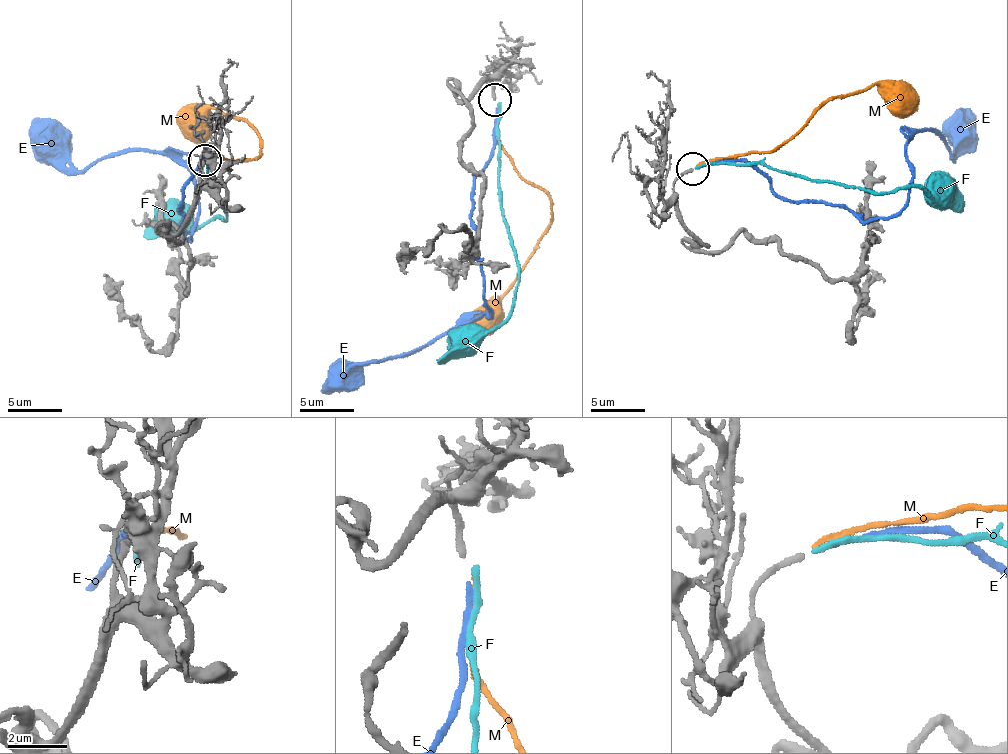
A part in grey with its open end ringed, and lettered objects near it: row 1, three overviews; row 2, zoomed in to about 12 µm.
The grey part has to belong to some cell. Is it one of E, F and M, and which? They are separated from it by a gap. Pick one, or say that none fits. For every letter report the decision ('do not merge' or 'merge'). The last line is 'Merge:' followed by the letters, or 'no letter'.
E: merge
F: do not merge
M: do not merge
Merge: E

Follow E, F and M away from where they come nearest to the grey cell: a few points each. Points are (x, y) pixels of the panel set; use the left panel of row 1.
E: (207, 159), (184, 185), (178, 213), (191, 240), (199, 192), (183, 165), (142, 149), (79, 170), (32, 119)
F: (209, 161), (206, 158), (208, 188), (227, 214), (226, 220), (218, 217), (196, 228), (174, 216)
M: (209, 158), (252, 160), (260, 153), (260, 133), (216, 108), (210, 110), (210, 126), (199, 129)

